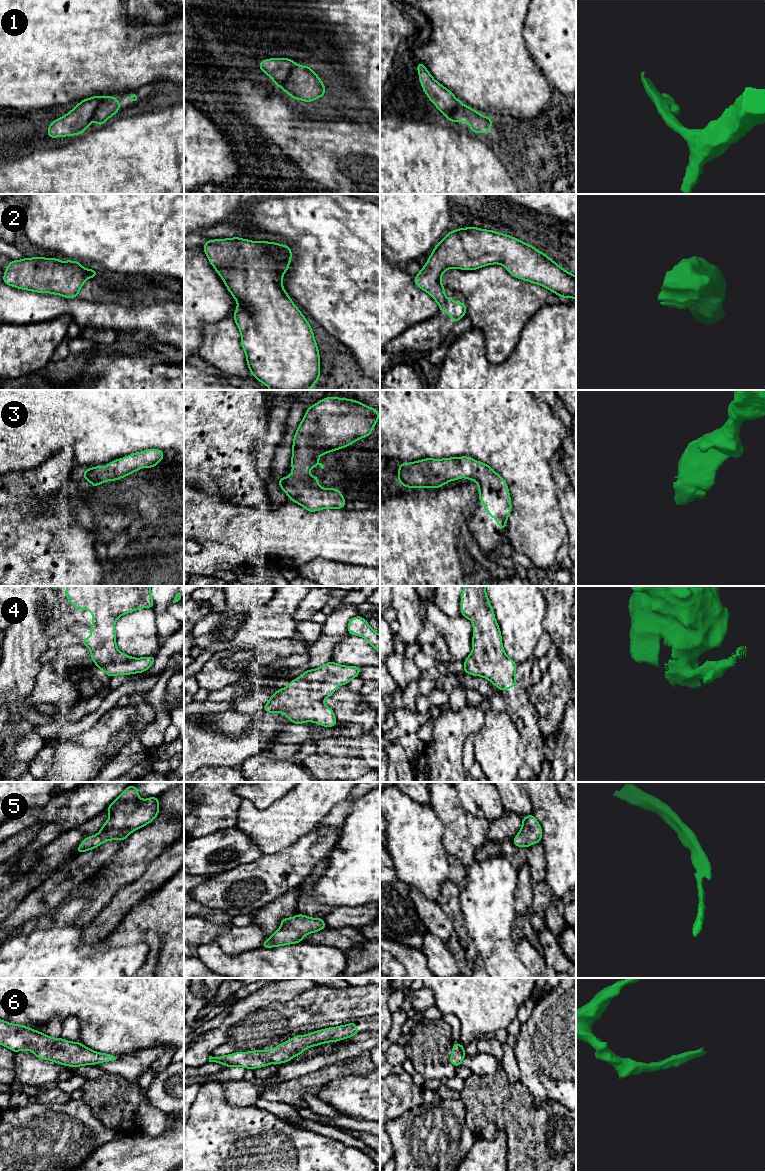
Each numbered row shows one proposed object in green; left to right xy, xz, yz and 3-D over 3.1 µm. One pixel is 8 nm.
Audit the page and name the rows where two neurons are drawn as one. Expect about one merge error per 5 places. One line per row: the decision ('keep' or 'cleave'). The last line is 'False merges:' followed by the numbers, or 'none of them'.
1: cleave
2: keep
3: keep
4: keep
5: keep
6: keep
False merges: 1

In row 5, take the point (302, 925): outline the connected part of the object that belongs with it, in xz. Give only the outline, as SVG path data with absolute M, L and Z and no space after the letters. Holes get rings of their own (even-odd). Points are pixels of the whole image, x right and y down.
M297 914L280 921L281 928L275 931L263 942L261 948L271 948L302 942L307 934L326 929L323 918L311 918Z

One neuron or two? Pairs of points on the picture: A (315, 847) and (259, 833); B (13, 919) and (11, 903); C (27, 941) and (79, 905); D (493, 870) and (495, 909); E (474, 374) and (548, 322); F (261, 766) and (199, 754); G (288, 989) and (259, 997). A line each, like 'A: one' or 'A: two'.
A: two
B: two
C: one
D: one
E: one
F: two
G: one

